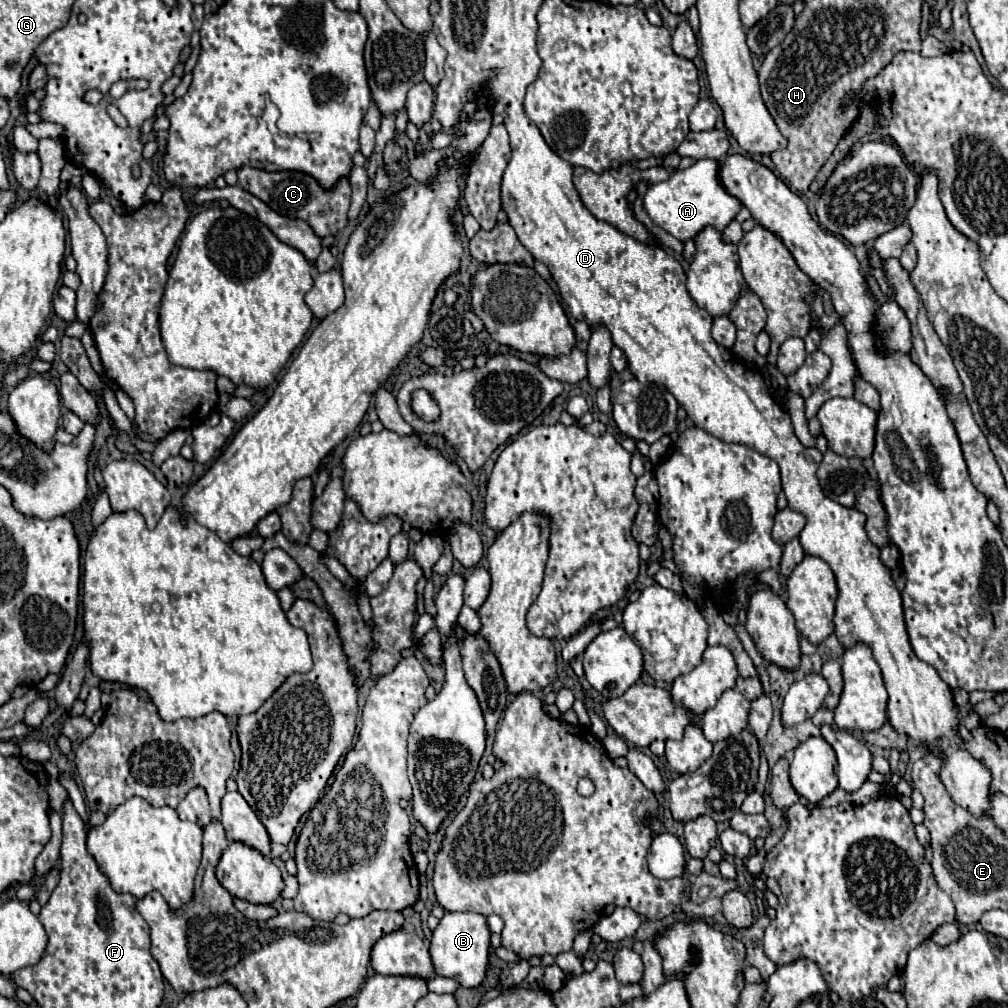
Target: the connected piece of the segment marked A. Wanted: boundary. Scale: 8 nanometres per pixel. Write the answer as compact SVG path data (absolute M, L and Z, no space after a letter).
M697 160L687 170L675 170L665 182L651 184L643 196L643 208L665 232L675 236L677 240L693 240L697 232L705 226L715 226L723 230L735 214L741 210L741 202L727 194L727 190L719 182L719 162L715 160Z

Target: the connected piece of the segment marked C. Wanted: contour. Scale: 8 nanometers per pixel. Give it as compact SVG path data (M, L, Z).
M243 166L239 168L239 186L251 192L253 196L257 196L259 200L263 200L265 204L269 204L275 212L289 218L305 220L321 238L329 234L337 234L347 224L347 208L351 196L351 186L347 178L341 178L331 190L325 190L313 176L305 172L293 172L293 170L267 172L267 170Z

